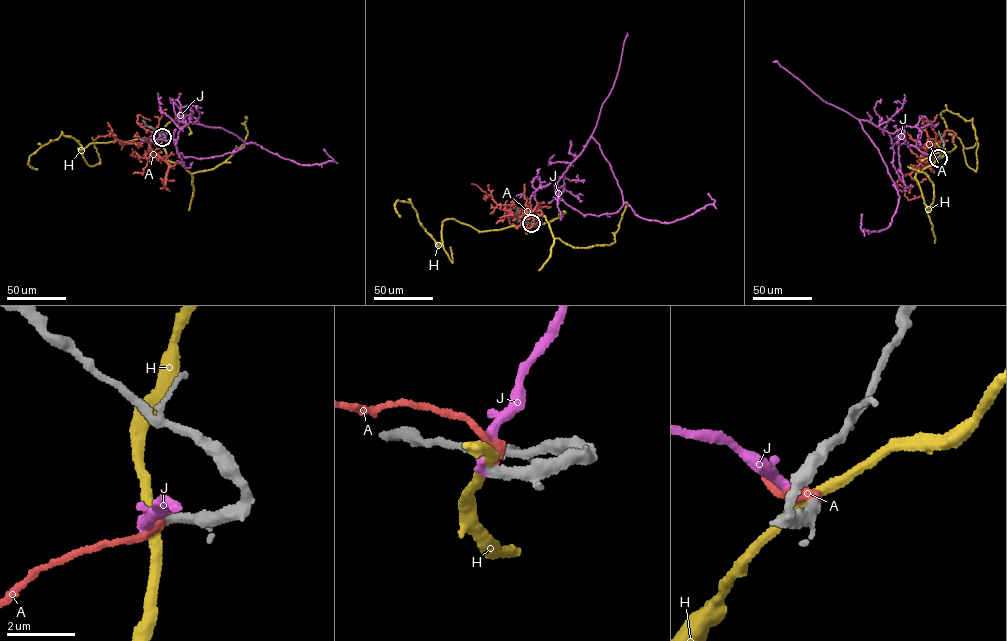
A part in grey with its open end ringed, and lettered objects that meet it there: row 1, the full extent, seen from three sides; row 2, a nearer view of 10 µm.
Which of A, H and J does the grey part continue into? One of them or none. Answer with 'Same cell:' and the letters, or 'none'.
Same cell: J

